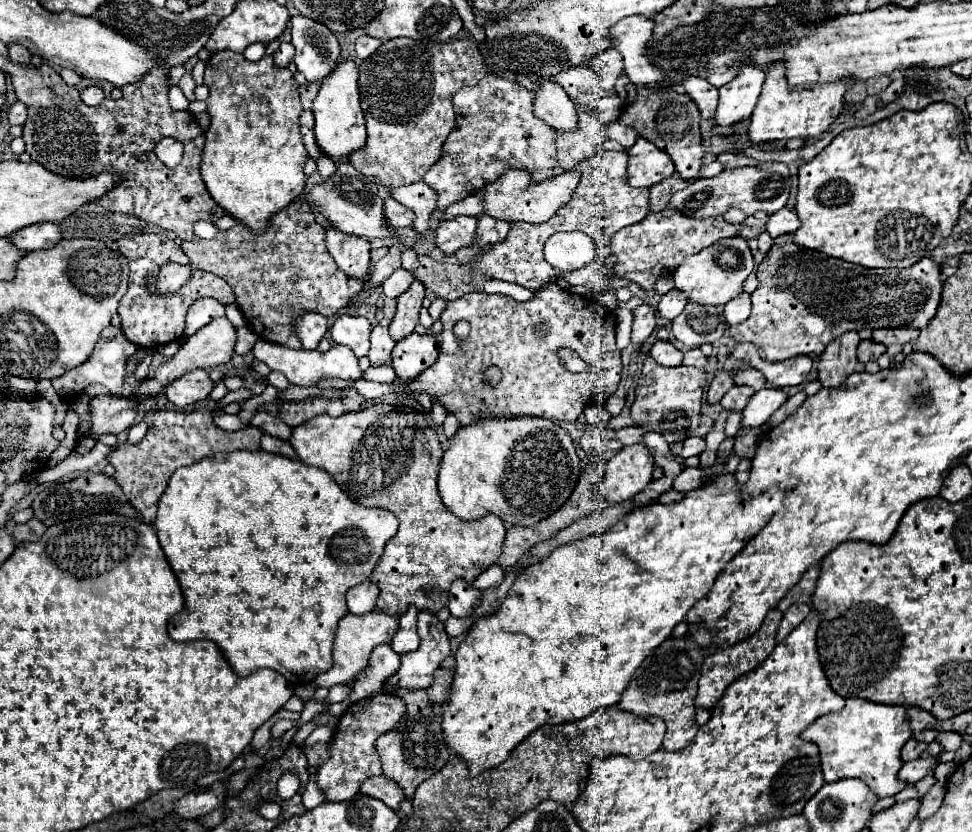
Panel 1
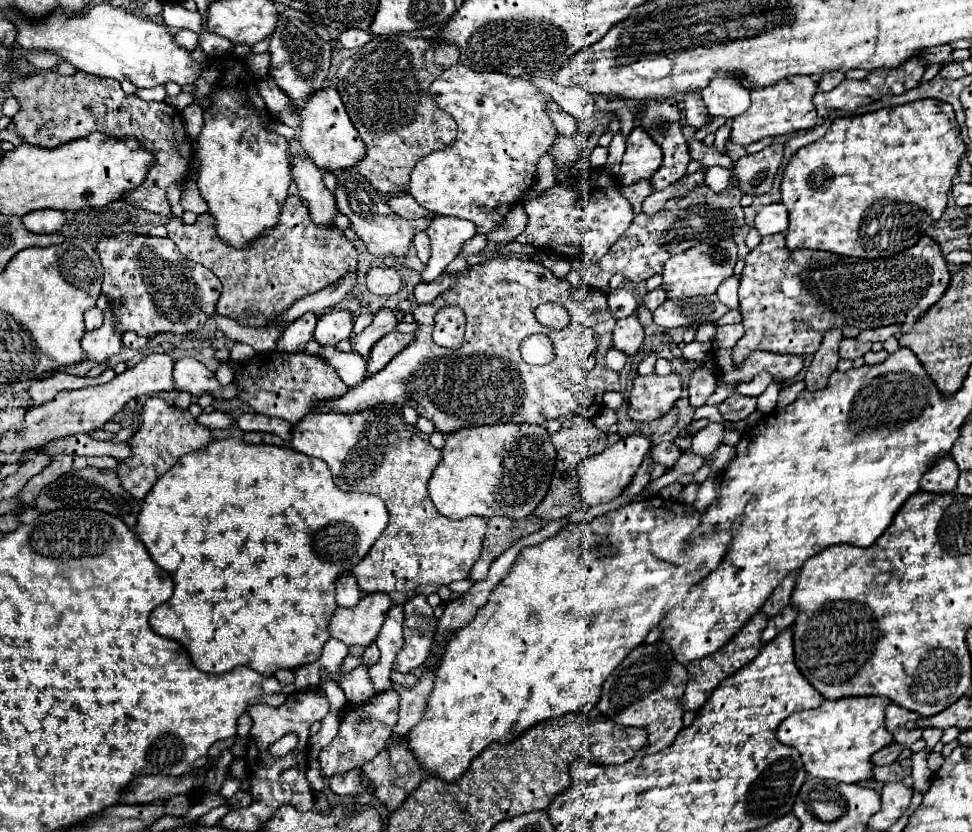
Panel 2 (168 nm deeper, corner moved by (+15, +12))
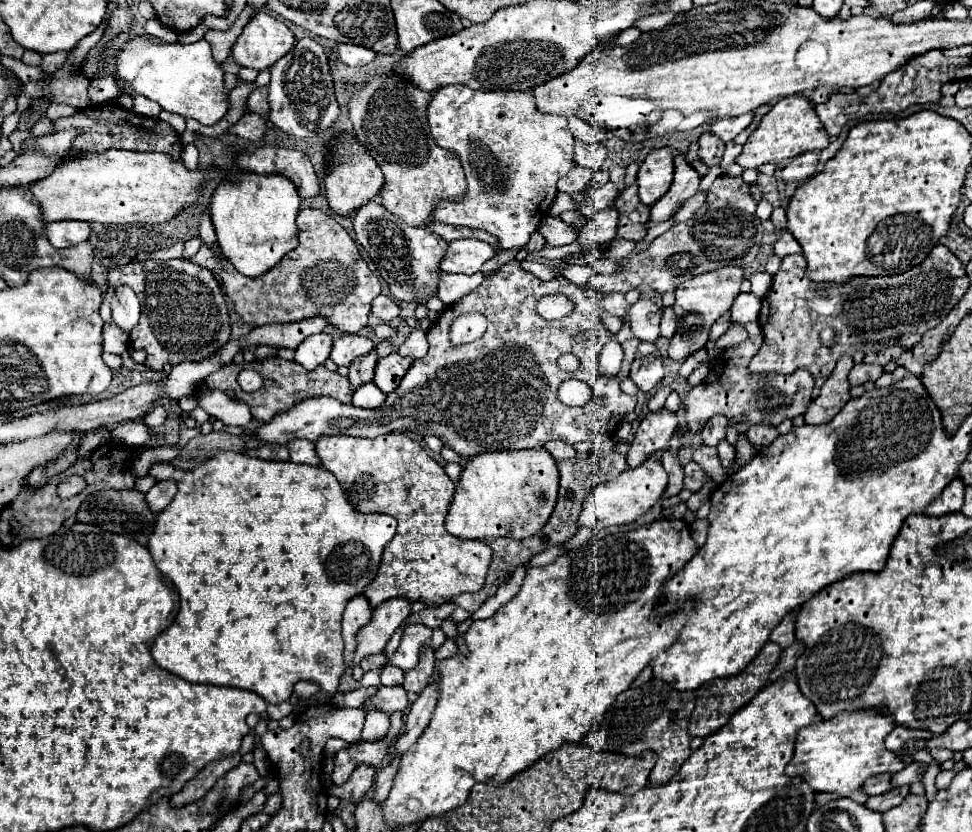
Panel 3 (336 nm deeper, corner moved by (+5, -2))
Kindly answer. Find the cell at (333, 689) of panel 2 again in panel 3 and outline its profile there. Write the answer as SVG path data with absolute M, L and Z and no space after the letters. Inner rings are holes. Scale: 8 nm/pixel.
M220 451L216 457L208 459L206 463L202 463L200 467L192 471L182 471L182 469L172 467L170 463L158 461L158 463L152 463L148 475L154 475L156 479L176 479L178 483L178 493L174 501L158 515L154 533L150 535L150 541L148 541L148 551L154 559L154 565L158 567L158 571L162 571L164 577L168 577L176 585L178 595L180 595L180 611L174 623L156 637L152 645L152 657L158 659L158 663L166 671L190 683L228 685L228 687L248 689L264 697L268 703L288 701L292 695L292 687L298 681L314 681L324 695L332 697L338 691L340 677L344 673L344 661L342 661L344 639L342 639L342 627L340 627L344 607L354 595L360 595L362 589L374 579L380 567L382 551L396 533L396 519L392 515L382 515L382 513L358 513L346 501L338 479L330 471L326 471L324 467L298 465L292 461L264 461L258 457L248 457L244 453Z

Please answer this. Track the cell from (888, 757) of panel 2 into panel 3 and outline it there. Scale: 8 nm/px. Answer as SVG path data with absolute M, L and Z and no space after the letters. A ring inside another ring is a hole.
M886 773L886 775L874 775L874 777L870 777L870 779L862 785L862 791L864 791L866 795L880 795L880 793L886 793L886 791L892 789L890 777L892 777L890 773Z

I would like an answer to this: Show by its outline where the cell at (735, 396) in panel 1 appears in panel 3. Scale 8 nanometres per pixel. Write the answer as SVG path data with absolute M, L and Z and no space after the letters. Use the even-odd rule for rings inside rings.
M750 425L748 427L748 439L750 443L760 449L764 445L770 445L776 437L778 437L778 431L772 427L772 425Z

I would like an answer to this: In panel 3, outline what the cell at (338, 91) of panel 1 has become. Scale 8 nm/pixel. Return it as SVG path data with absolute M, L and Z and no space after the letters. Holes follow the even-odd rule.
M340 133L332 139L326 153L326 165L324 165L324 183L326 183L326 199L330 209L334 209L338 215L352 215L358 207L378 197L378 191L382 189L384 175L372 155L366 153L366 149L358 143L358 139L352 133Z

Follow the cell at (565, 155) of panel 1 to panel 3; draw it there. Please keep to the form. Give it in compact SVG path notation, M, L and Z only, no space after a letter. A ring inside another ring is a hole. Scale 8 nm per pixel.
M574 165L574 167L570 169L570 173L564 175L564 177L558 181L558 191L564 191L564 193L568 193L568 195L574 195L574 193L578 193L578 191L584 191L590 175L592 175L592 169Z

